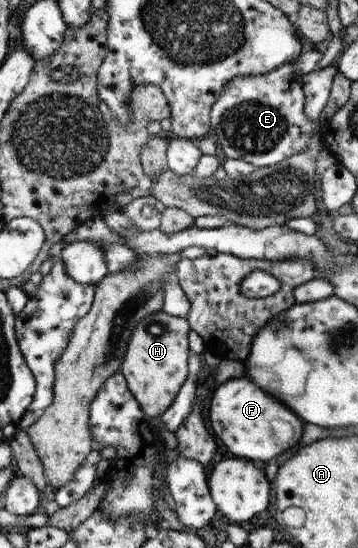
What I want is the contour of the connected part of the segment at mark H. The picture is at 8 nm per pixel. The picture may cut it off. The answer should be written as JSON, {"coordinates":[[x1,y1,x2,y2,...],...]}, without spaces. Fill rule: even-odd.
{"coordinates":[[161,311,146,315,131,333,120,371,125,376,133,397,139,401,141,411,149,417,162,416,171,407,187,377,187,333,189,325,185,318]]}

